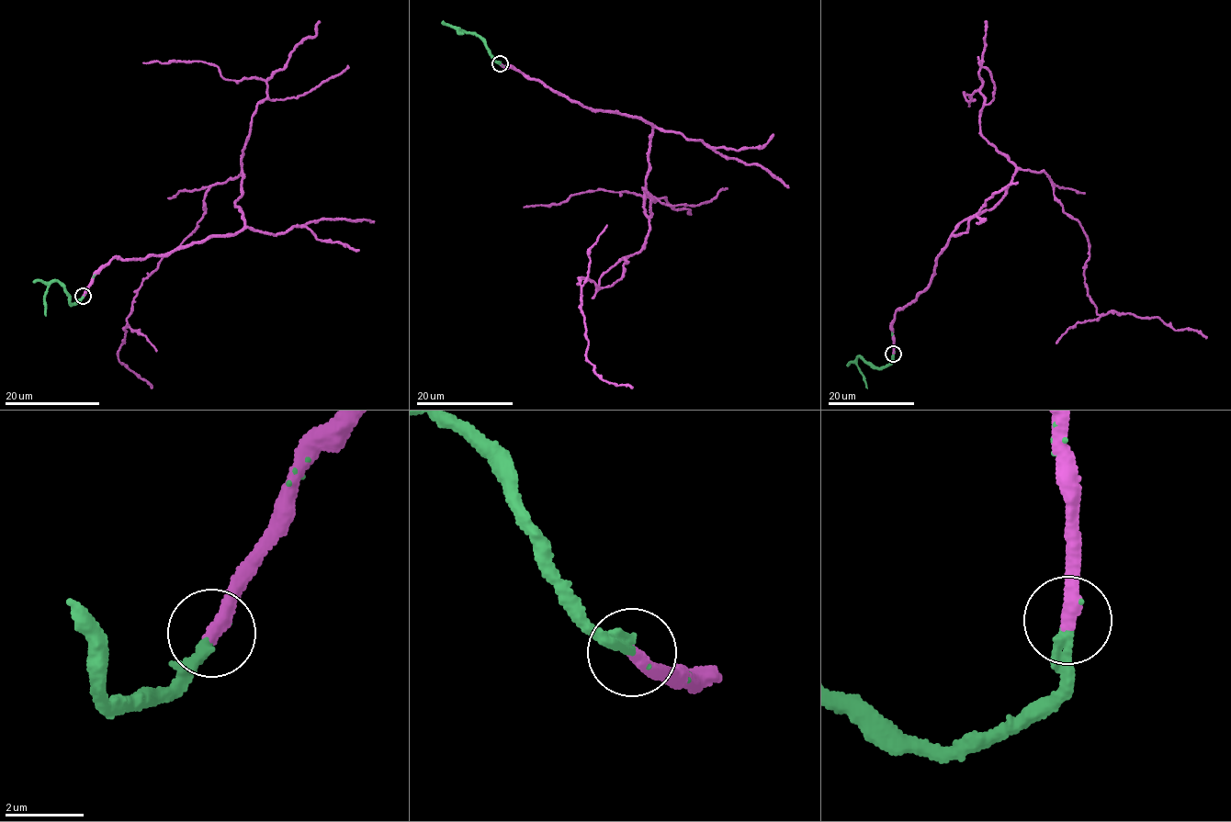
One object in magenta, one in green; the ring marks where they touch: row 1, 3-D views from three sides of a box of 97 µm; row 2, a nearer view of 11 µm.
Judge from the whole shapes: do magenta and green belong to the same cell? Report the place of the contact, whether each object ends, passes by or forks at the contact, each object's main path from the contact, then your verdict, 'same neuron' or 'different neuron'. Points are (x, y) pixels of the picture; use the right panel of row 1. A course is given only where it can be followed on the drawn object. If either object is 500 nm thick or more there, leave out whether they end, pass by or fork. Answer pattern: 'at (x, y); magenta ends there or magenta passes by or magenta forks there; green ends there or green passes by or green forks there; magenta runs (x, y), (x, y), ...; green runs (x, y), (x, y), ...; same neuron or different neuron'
at (893, 354); magenta ends there; green ends there; magenta runs (893, 354), (896, 311), (1017, 170), (1047, 175), (1088, 237), (1096, 313), (1206, 338); green runs (893, 354), (892, 362), (878, 367), (858, 356), (857, 363), (867, 388); same neuron

